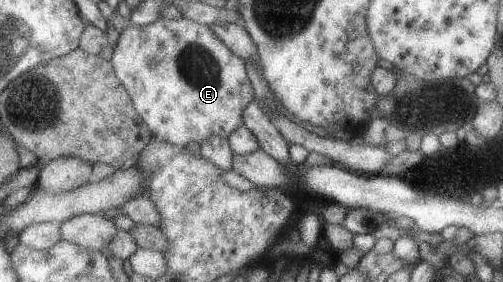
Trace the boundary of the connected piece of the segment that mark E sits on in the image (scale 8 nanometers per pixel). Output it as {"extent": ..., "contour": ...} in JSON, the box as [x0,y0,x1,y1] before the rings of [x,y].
{"extent":[111,17,255,147],"contour":[[[181,17],[176,20],[162,19],[158,20],[154,24],[131,26],[121,32],[120,40],[115,46],[115,52],[111,61],[114,63],[116,74],[118,78],[124,83],[124,86],[128,89],[128,94],[131,94],[132,100],[135,102],[136,110],[139,110],[140,116],[148,123],[150,130],[153,132],[154,138],[159,142],[165,141],[170,144],[176,144],[180,147],[185,147],[190,142],[198,142],[202,144],[204,140],[208,140],[210,136],[222,136],[222,138],[229,138],[230,134],[236,130],[236,128],[244,125],[244,118],[242,118],[242,112],[244,108],[255,100],[255,90],[250,82],[250,76],[248,76],[247,62],[236,56],[232,52],[231,48],[228,48],[221,38],[218,38],[216,32],[210,26],[200,24],[196,20],[192,20],[188,17]]]}

